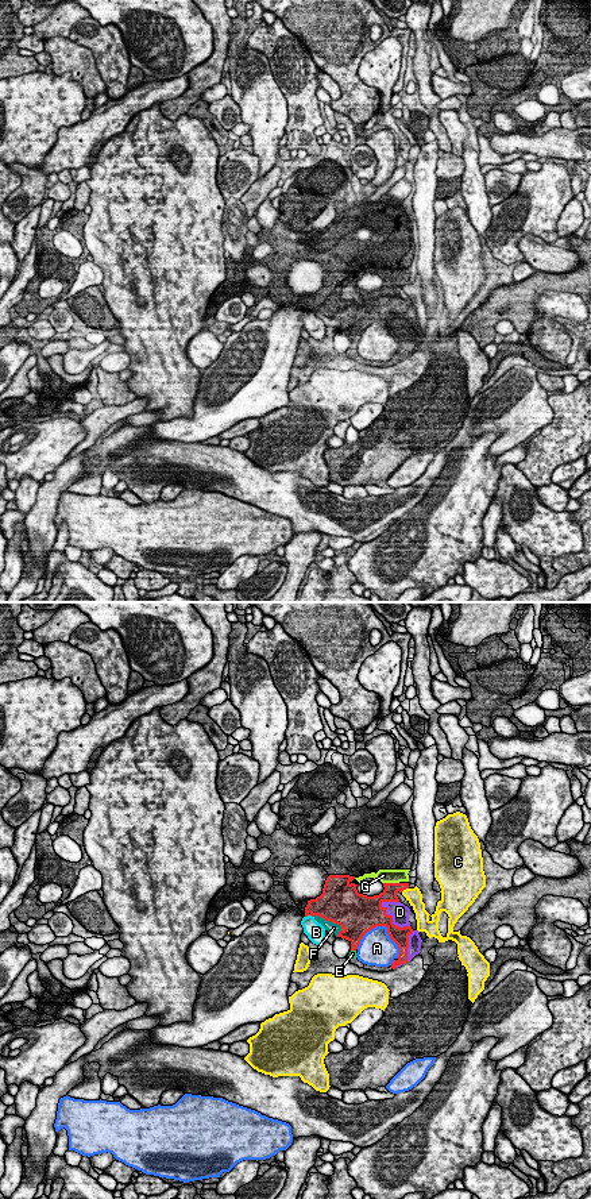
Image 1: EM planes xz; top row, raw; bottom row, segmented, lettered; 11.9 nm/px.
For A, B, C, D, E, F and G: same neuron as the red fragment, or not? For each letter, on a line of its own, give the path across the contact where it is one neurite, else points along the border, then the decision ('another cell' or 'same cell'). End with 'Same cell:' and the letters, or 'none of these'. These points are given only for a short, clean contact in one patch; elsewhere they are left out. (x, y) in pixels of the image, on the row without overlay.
A: another cell
B: another cell
C: another cell
D: same cell
E: same cell
F: another cell
G: same cell
Same cell: D, E, G

